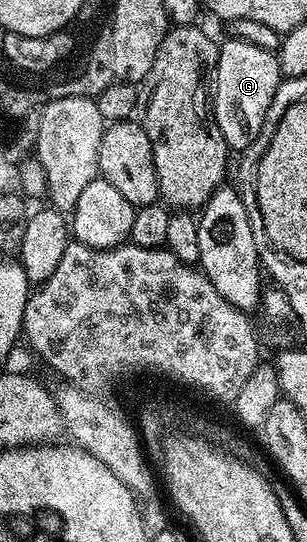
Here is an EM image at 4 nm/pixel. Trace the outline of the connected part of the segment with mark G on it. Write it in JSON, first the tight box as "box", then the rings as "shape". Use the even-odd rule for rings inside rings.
{"box":[210,38,282,150],"shape":[[[228,38],[228,41],[220,44],[210,108],[229,149],[243,150],[258,137],[263,119],[269,114],[270,104],[274,101],[275,91],[281,81],[282,75],[275,51],[260,49],[249,41],[237,38]]]}

